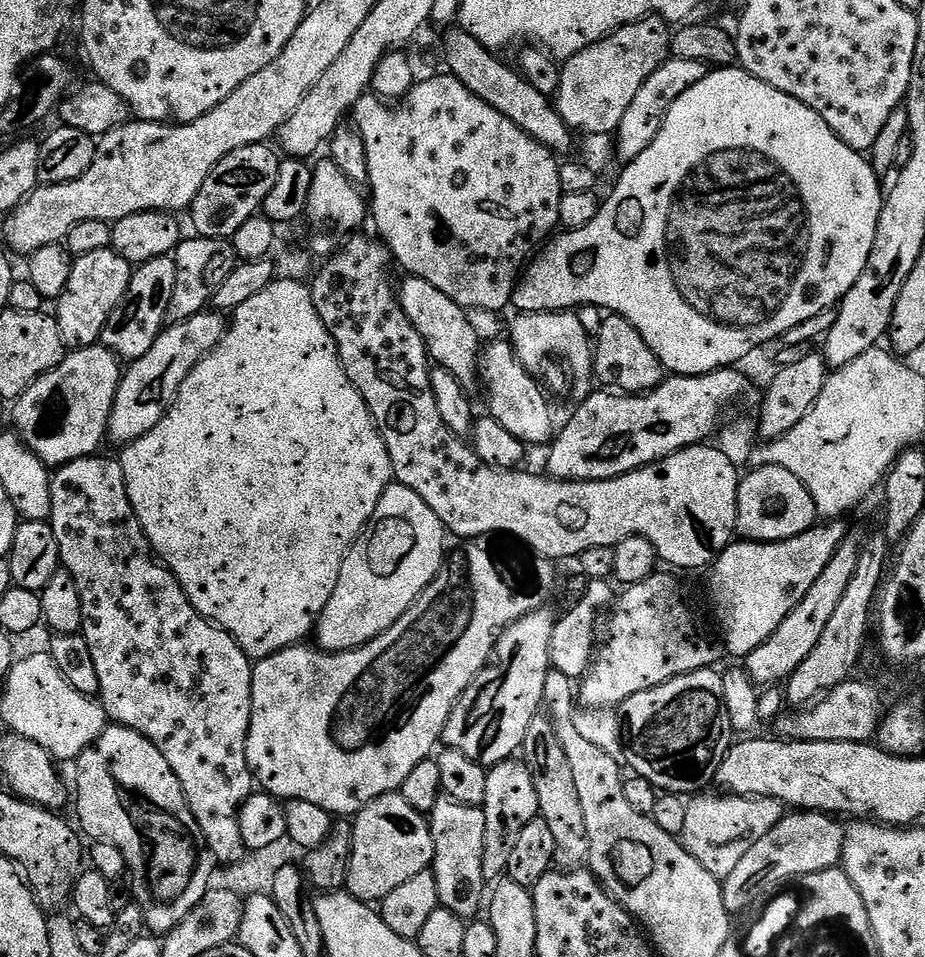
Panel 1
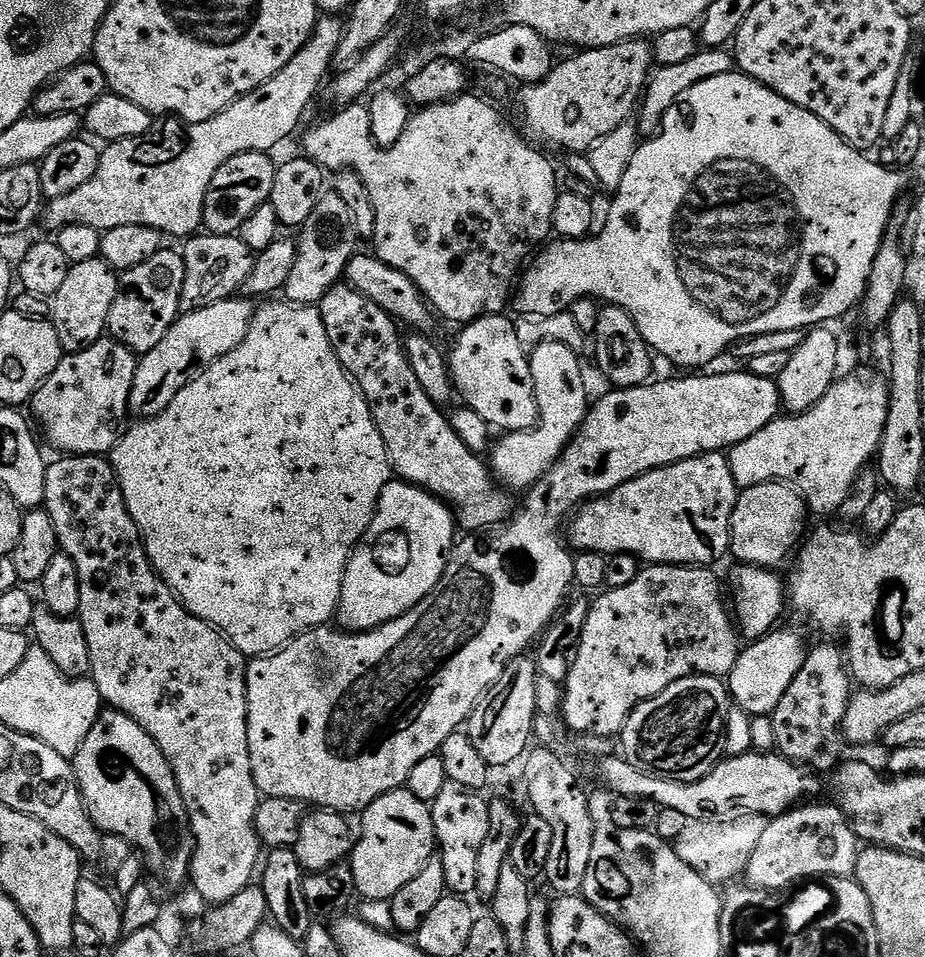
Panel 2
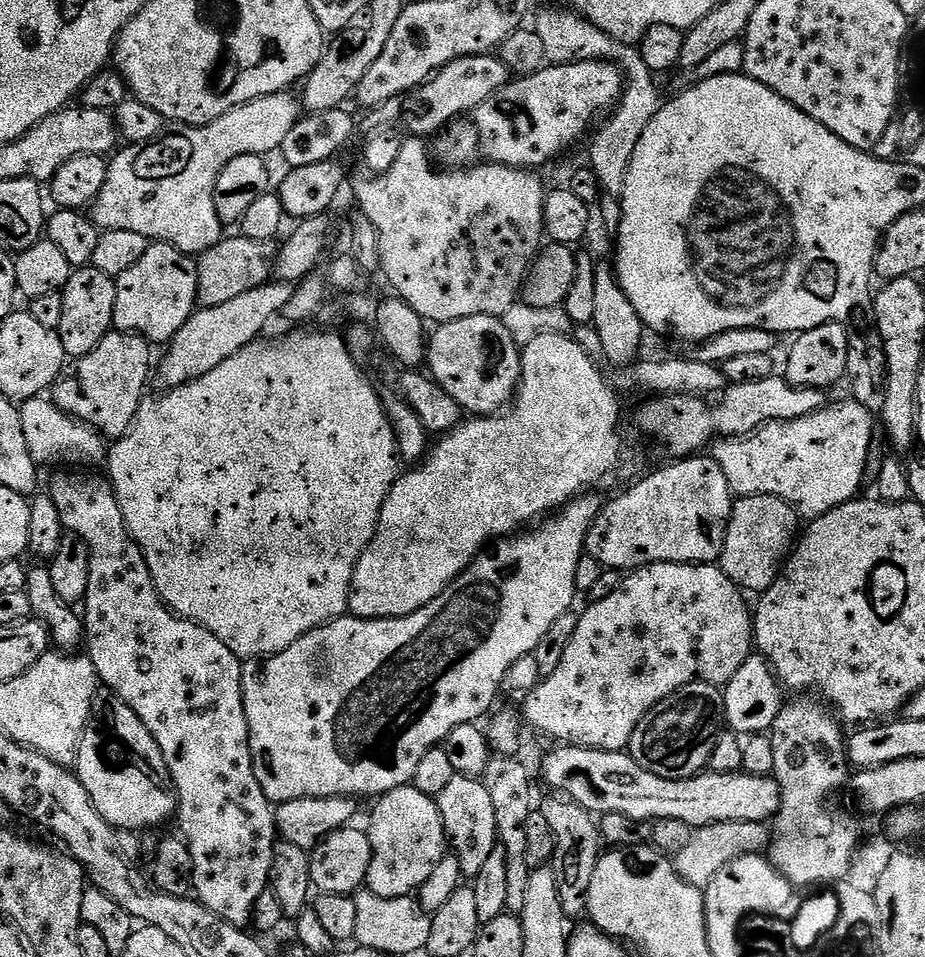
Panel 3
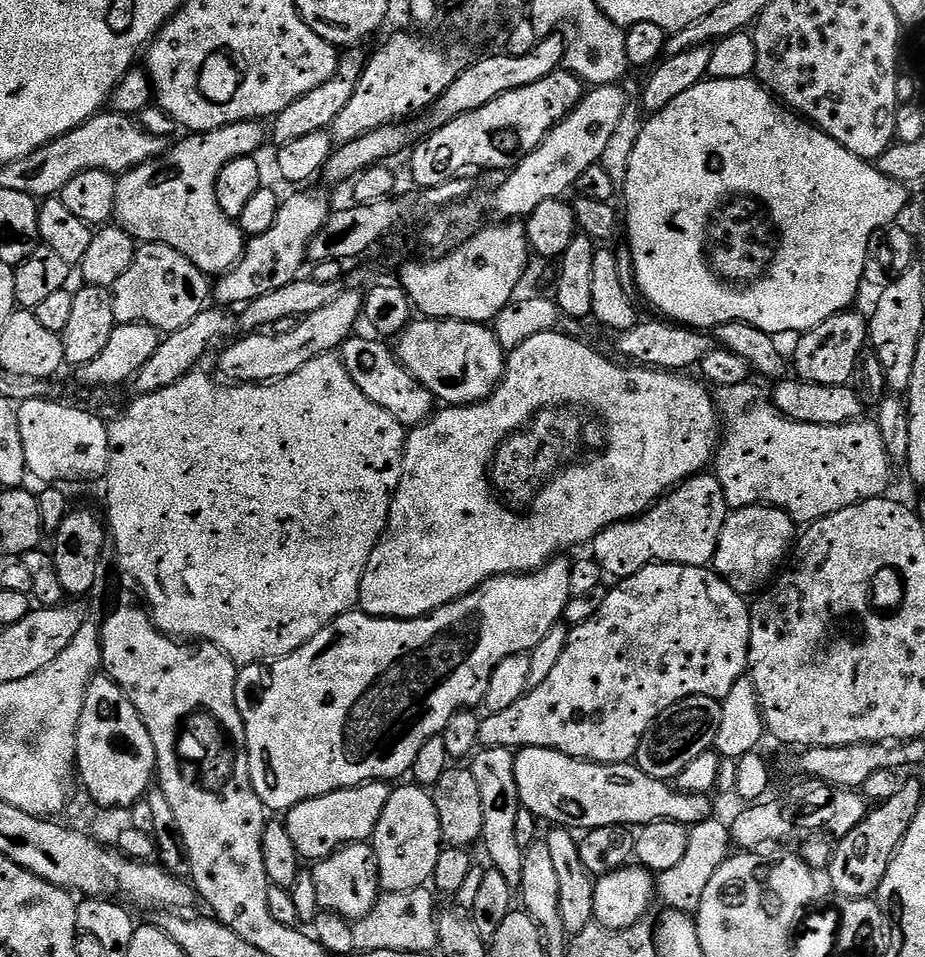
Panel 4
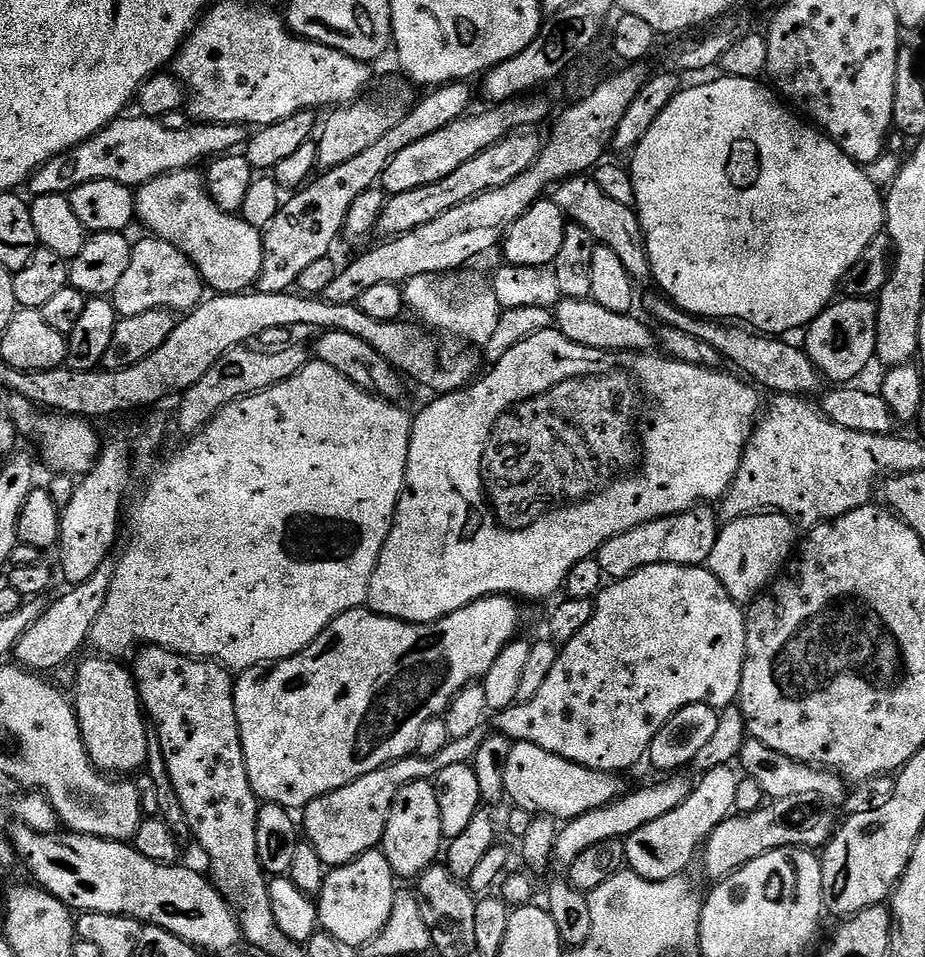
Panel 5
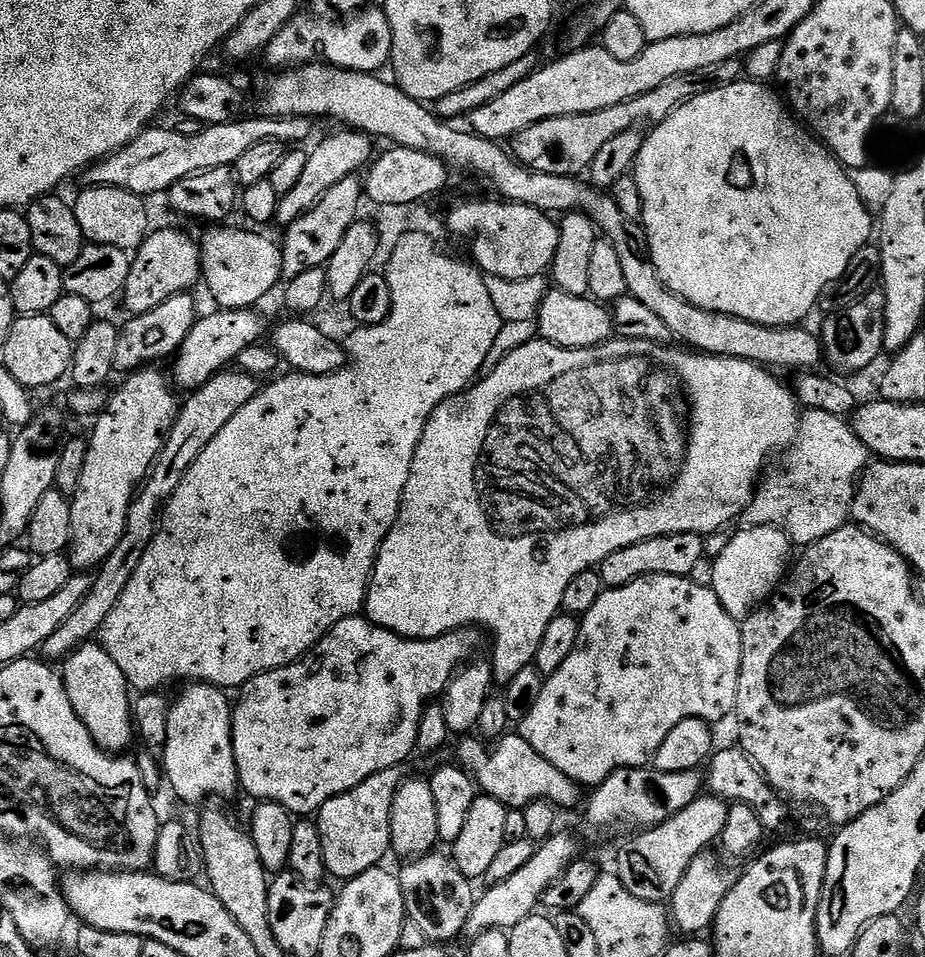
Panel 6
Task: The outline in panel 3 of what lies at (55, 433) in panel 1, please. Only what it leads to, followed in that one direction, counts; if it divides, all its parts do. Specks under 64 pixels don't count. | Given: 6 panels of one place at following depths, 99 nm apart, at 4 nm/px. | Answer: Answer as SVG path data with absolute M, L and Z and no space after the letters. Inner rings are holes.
M111 331L90 350L90 354L75 357L61 372L50 389L53 404L76 420L90 425L109 441L121 440L136 421L140 405L146 399L144 387L148 375L154 372L153 345L133 332Z

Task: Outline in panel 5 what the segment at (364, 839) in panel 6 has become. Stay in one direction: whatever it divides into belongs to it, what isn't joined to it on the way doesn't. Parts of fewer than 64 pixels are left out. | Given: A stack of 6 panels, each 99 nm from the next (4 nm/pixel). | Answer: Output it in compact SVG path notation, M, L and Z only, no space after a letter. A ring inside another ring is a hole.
M479 728L466 738L449 740L442 754L434 754L432 760L413 754L382 766L322 798L314 798L314 802L310 802L302 810L303 839L314 846L314 850L318 850L318 858L322 858L324 867L328 870L354 862L354 858L379 849L384 842L390 806L394 806L398 790L402 790L402 786L406 786L411 780L435 781L436 776L449 766L469 763L485 735L485 729Z

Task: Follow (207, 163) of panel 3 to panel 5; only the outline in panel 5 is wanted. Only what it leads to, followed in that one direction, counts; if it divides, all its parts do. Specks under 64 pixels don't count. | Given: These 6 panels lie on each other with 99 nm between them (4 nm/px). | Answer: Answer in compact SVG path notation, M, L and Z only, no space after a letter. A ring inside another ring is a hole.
M184 168L180 172L171 172L165 176L154 178L149 184L144 184L135 193L136 220L148 227L147 231L159 240L170 242L200 271L200 277L205 285L216 294L239 294L247 292L260 279L262 270L262 258L264 257L264 237L261 229L250 226L239 215L223 212L212 201L206 187L203 175L197 173L197 169Z

